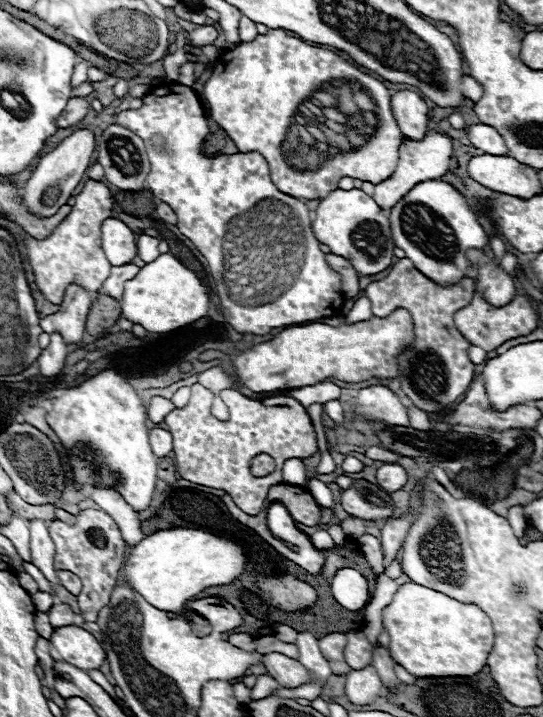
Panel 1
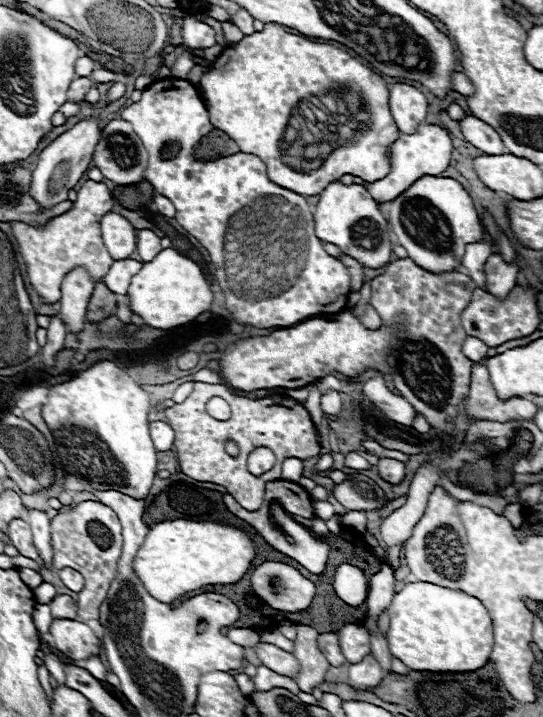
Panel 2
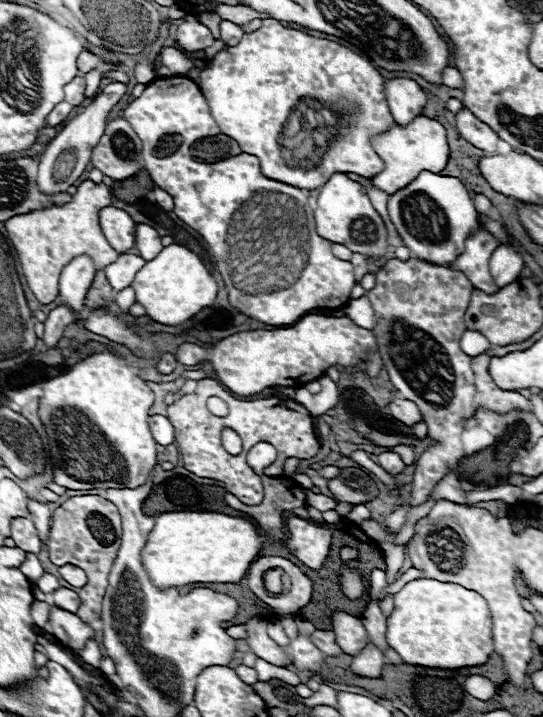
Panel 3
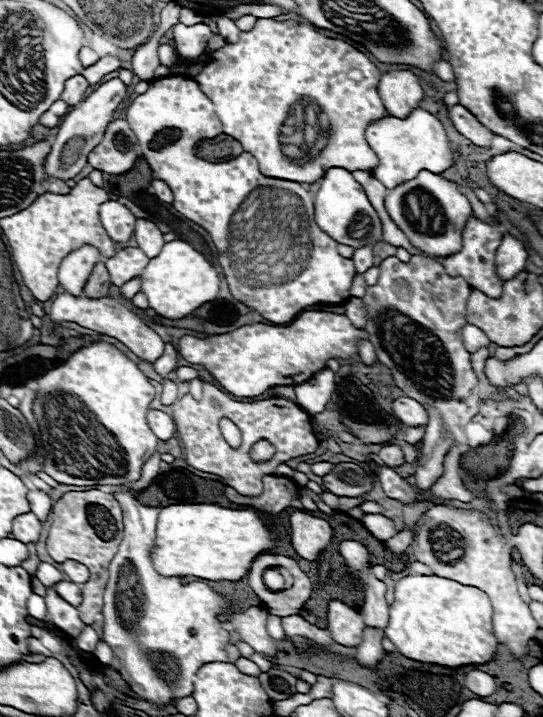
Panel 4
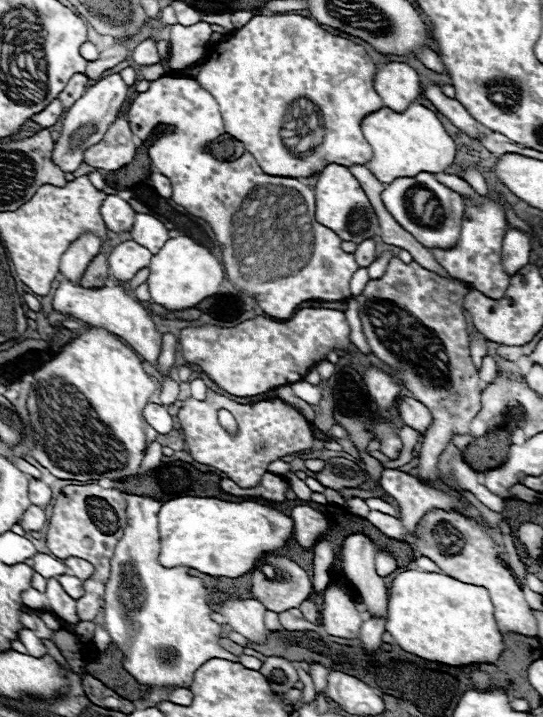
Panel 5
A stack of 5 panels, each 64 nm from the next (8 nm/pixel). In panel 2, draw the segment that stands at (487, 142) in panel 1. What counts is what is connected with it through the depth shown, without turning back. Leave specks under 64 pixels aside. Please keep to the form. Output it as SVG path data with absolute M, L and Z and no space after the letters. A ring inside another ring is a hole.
M466 114L460 120L460 132L462 132L466 142L476 146L484 154L494 156L494 154L502 154L504 152L504 144L500 140L498 132L494 128L490 128L488 124L484 124L482 120L478 120L476 116L468 116Z

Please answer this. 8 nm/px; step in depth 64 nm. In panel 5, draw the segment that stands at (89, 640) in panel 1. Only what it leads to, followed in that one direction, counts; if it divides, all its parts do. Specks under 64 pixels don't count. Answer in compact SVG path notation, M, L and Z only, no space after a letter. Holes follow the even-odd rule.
M50 578L46 584L46 598L48 598L48 610L52 610L62 622L74 626L78 624L76 616L76 604L74 600L64 592L64 588L58 584L58 578Z

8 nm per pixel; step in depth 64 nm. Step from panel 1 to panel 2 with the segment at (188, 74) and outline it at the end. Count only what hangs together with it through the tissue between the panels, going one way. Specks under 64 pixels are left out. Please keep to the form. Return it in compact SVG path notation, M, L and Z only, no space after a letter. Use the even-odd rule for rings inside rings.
M180 54L180 56L176 56L176 60L172 64L172 76L174 78L188 78L188 72L192 70L192 66L194 66L194 62L190 58L186 58L184 54Z

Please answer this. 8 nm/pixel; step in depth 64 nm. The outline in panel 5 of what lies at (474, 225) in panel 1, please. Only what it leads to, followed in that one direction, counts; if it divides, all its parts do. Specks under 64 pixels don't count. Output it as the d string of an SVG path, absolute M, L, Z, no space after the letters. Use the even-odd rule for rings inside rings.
M420 172L414 178L398 178L384 186L382 202L394 220L408 230L426 248L450 248L458 242L460 222L464 214L464 202L460 194L446 188L430 172Z

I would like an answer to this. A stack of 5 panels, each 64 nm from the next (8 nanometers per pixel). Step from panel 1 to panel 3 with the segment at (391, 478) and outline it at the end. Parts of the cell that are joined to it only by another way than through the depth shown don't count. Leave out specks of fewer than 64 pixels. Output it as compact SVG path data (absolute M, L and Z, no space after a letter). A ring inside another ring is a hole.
M386 450L386 452L378 454L378 464L380 464L384 470L388 470L390 474L398 474L398 472L404 470L402 458L400 458L396 452L392 452L392 450Z

